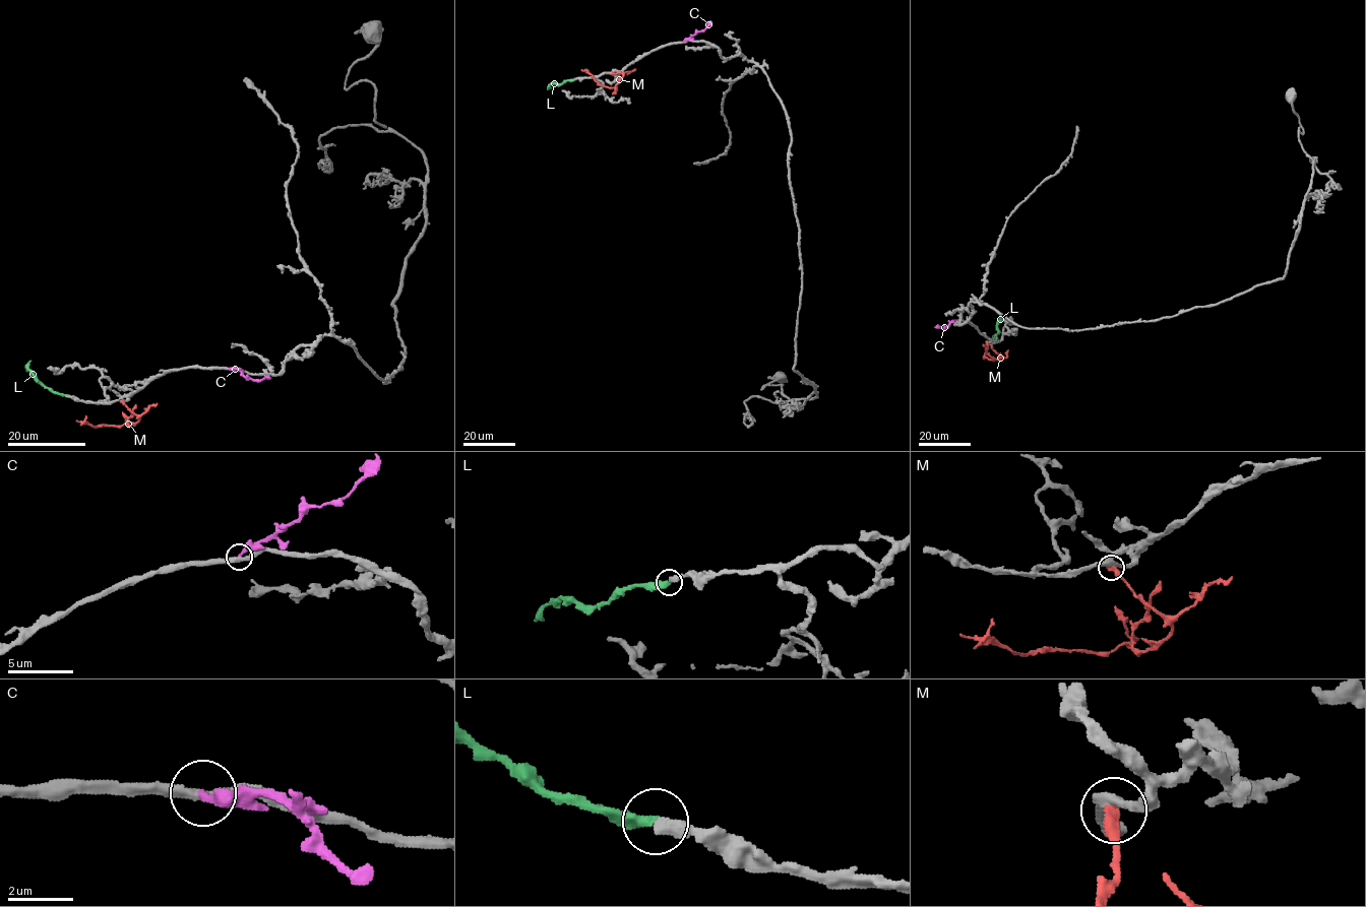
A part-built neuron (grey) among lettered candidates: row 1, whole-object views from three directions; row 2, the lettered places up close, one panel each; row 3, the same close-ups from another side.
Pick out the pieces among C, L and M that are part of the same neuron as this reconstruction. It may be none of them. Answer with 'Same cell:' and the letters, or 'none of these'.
Same cell: L

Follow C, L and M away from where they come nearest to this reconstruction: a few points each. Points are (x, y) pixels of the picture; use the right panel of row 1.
C: (955, 321), (944, 328), (935, 327)
L: (993, 339), (1001, 315)
M: (987, 342), (986, 352), (1001, 359), (990, 360), (983, 355)

